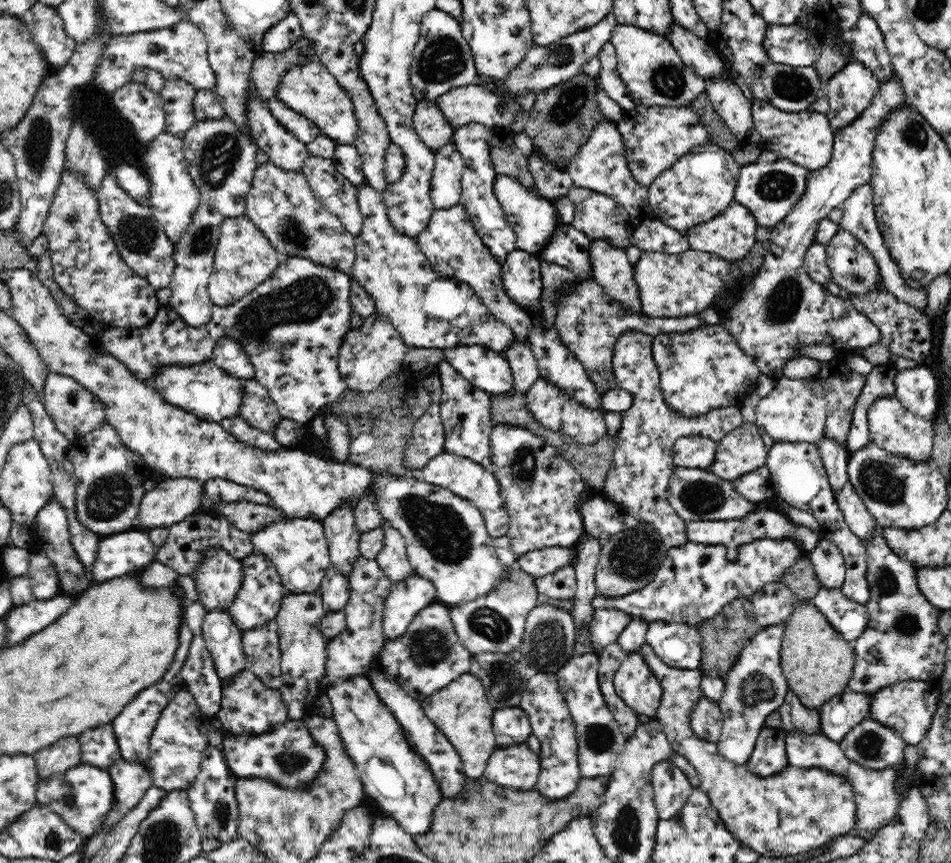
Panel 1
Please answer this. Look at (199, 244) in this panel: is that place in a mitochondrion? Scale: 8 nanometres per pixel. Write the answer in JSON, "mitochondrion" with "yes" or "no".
{"mitochondrion":"yes"}

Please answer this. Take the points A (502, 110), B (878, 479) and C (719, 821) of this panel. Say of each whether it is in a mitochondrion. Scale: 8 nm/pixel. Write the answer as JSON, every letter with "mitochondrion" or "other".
{"A":"mitochondrion","B":"mitochondrion","C":"other"}

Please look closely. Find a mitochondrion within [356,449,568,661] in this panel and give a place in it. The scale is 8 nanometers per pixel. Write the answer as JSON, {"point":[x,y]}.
{"point":[438,526]}

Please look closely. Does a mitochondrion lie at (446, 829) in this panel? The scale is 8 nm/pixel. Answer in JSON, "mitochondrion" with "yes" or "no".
{"mitochondrion":"no"}

